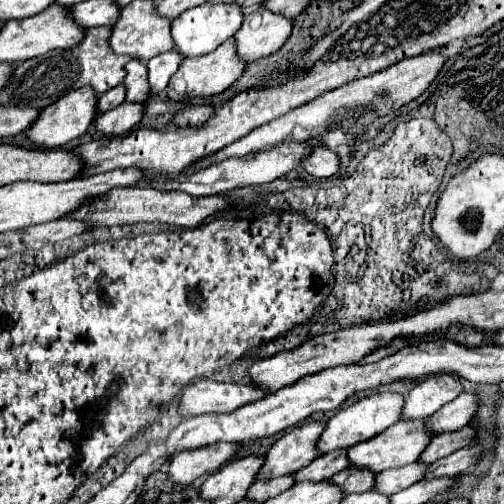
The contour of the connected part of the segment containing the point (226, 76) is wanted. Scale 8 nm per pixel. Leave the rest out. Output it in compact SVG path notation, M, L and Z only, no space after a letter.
M232 37L232 39L224 41L212 53L206 53L202 57L184 59L180 69L172 75L172 79L168 83L168 97L174 99L174 101L184 101L184 99L192 99L192 97L218 95L218 93L226 91L228 87L232 87L238 81L238 77L244 73L244 67L246 67L246 63L240 61L238 51L236 51L236 41Z

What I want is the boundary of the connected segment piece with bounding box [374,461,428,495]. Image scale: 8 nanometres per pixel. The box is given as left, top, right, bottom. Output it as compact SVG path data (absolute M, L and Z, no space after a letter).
M420 461L410 463L406 467L398 467L398 469L386 469L386 471L378 473L374 489L384 495L394 495L394 493L414 485L416 481L422 481L426 469L428 469L428 465L422 465Z

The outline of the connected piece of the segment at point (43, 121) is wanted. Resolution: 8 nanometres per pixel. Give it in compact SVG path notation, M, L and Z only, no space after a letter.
M82 87L82 89L76 89L68 95L64 95L62 99L58 99L50 107L46 107L40 113L40 117L34 121L34 125L28 129L30 143L34 147L56 149L56 147L66 145L72 139L82 137L88 131L88 127L94 123L96 115L98 115L98 99L100 99L100 95L94 93L94 87Z

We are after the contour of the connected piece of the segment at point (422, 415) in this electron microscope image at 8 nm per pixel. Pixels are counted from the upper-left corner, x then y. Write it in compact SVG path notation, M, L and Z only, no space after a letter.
M452 373L430 375L420 381L406 397L402 419L426 419L442 405L456 399L462 391L464 387L460 377L454 377Z

